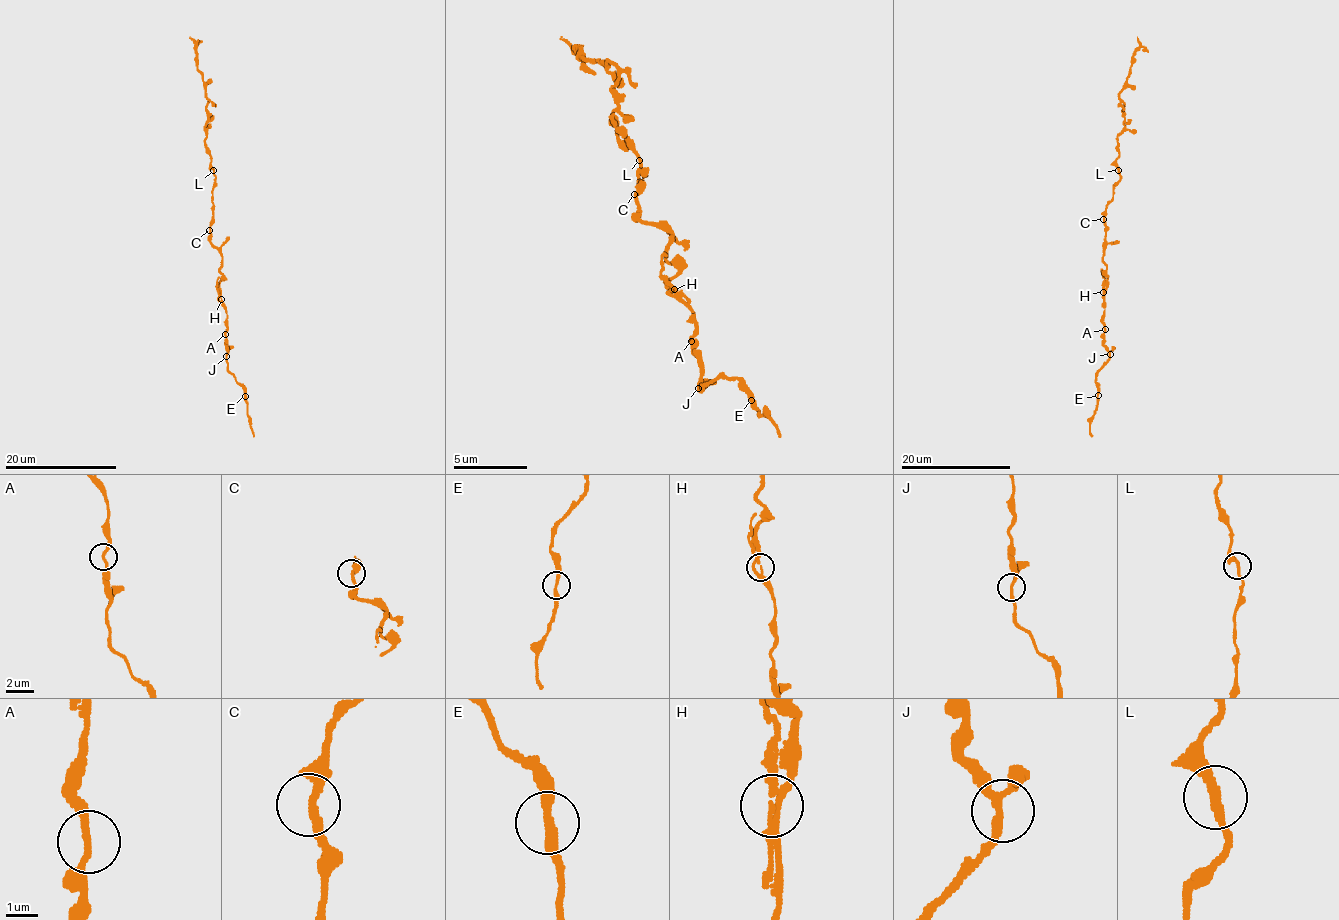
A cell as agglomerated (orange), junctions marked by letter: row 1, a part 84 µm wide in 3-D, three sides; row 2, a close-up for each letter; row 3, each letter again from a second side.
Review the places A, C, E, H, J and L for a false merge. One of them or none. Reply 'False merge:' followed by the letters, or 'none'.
False merge: none

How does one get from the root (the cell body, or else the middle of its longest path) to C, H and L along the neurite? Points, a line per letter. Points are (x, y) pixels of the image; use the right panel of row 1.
C: (1105, 232), (1103, 219)
H: (1105, 232), (1102, 262), (1107, 277), (1103, 292)
L: (1105, 232), (1104, 211), (1112, 197), (1112, 185), (1119, 179), (1118, 169)

